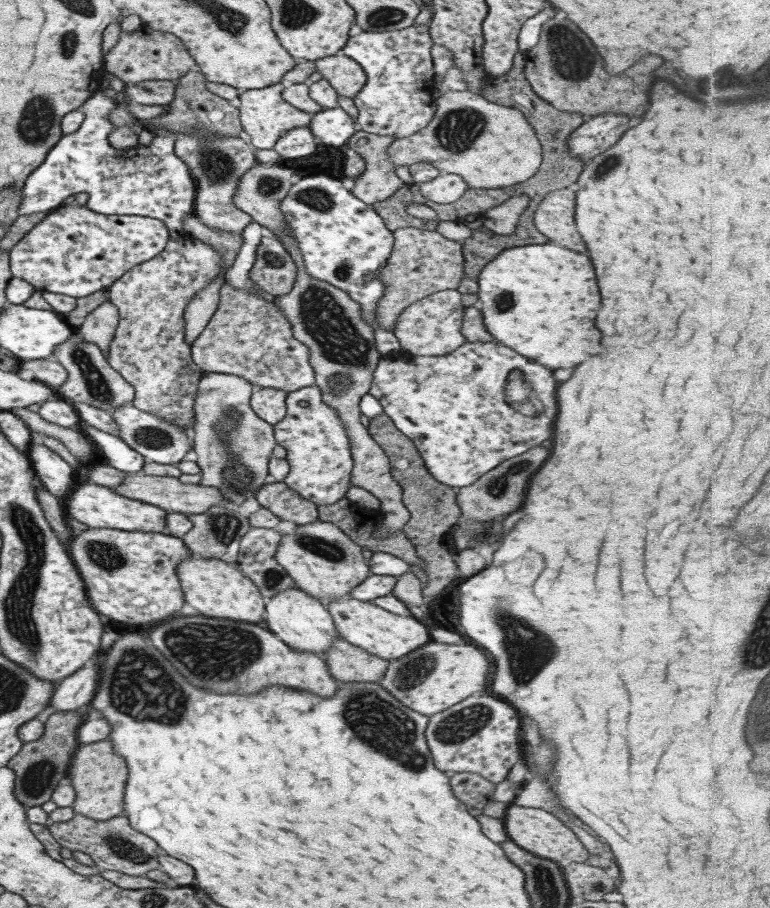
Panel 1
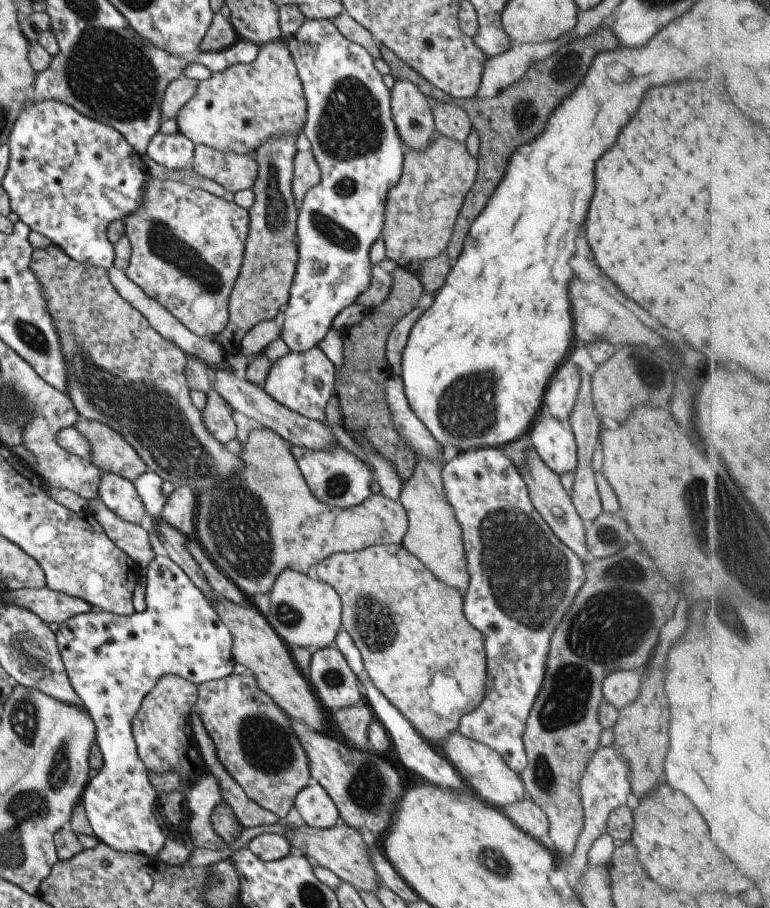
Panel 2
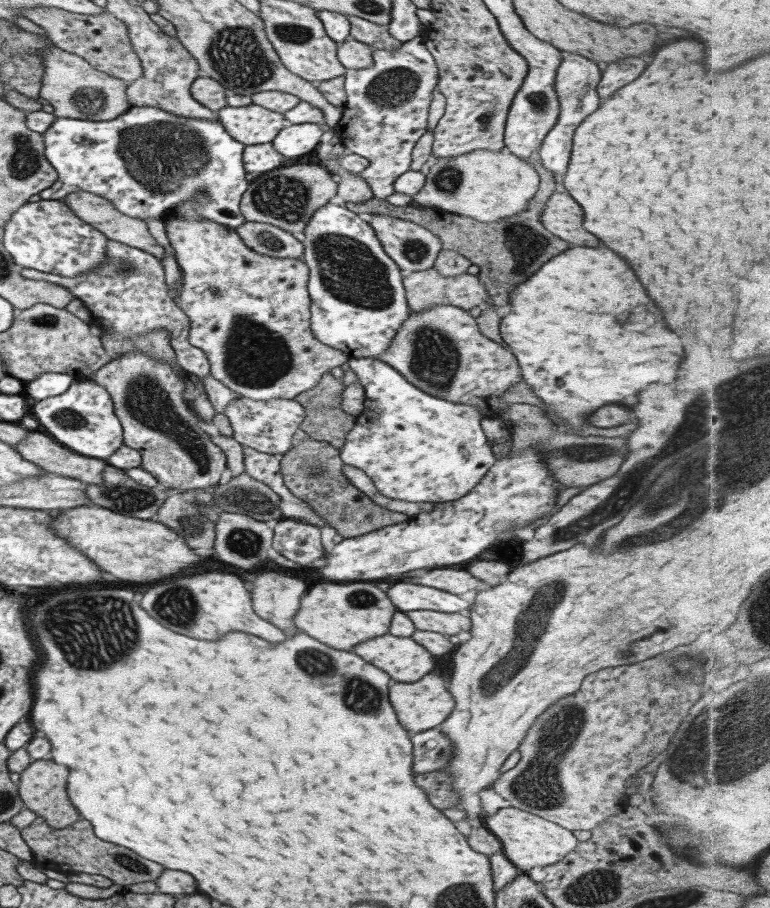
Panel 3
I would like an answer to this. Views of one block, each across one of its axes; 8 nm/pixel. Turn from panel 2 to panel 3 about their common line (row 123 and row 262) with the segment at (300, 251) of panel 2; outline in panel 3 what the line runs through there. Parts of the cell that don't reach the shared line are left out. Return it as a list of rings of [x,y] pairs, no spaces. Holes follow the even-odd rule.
[[[330,202],[320,207],[306,225],[303,242],[302,259],[309,268],[310,328],[322,344],[336,348],[349,359],[376,359],[388,351],[392,338],[412,311],[407,304],[401,269],[386,254],[366,217]]]

